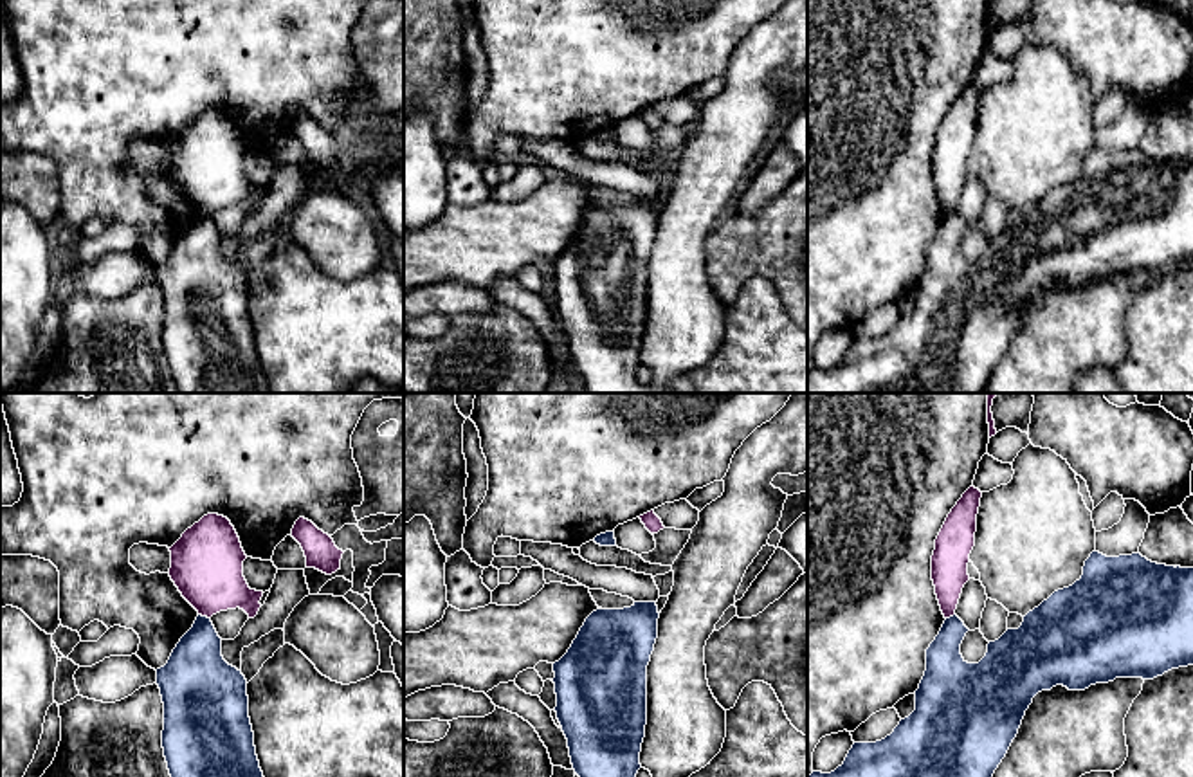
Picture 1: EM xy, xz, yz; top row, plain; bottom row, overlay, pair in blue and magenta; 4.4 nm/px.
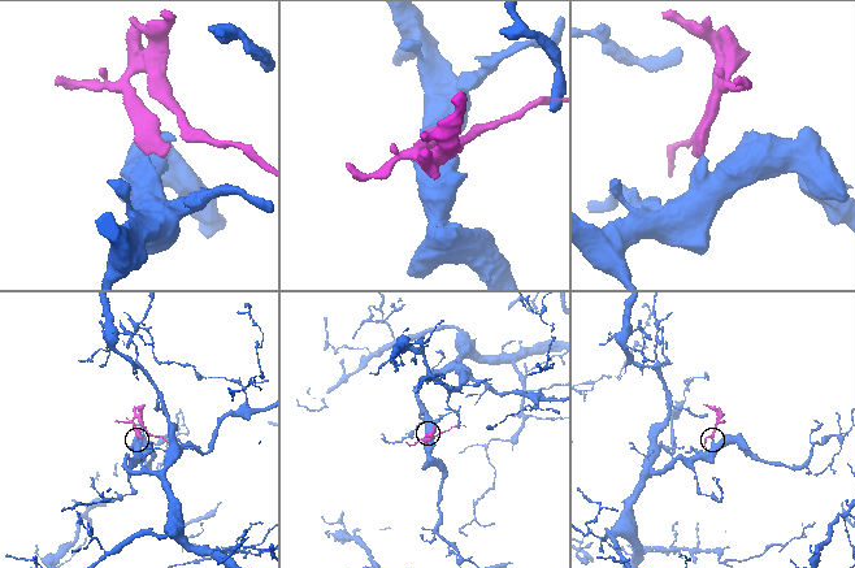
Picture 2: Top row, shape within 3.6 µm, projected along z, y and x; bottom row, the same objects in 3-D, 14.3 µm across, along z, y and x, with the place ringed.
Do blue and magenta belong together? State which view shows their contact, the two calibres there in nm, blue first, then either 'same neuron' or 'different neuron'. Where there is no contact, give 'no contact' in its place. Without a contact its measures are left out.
contact in xy; calibres 260 and 320 nm; different neuron

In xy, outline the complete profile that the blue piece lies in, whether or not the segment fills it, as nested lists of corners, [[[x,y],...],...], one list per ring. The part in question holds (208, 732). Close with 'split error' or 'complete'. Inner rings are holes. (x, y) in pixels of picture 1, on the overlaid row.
[[[198,615],[168,663],[157,669],[164,703],[162,748],[171,777],[263,777],[249,718],[247,680],[222,656],[211,618]]] | complete

